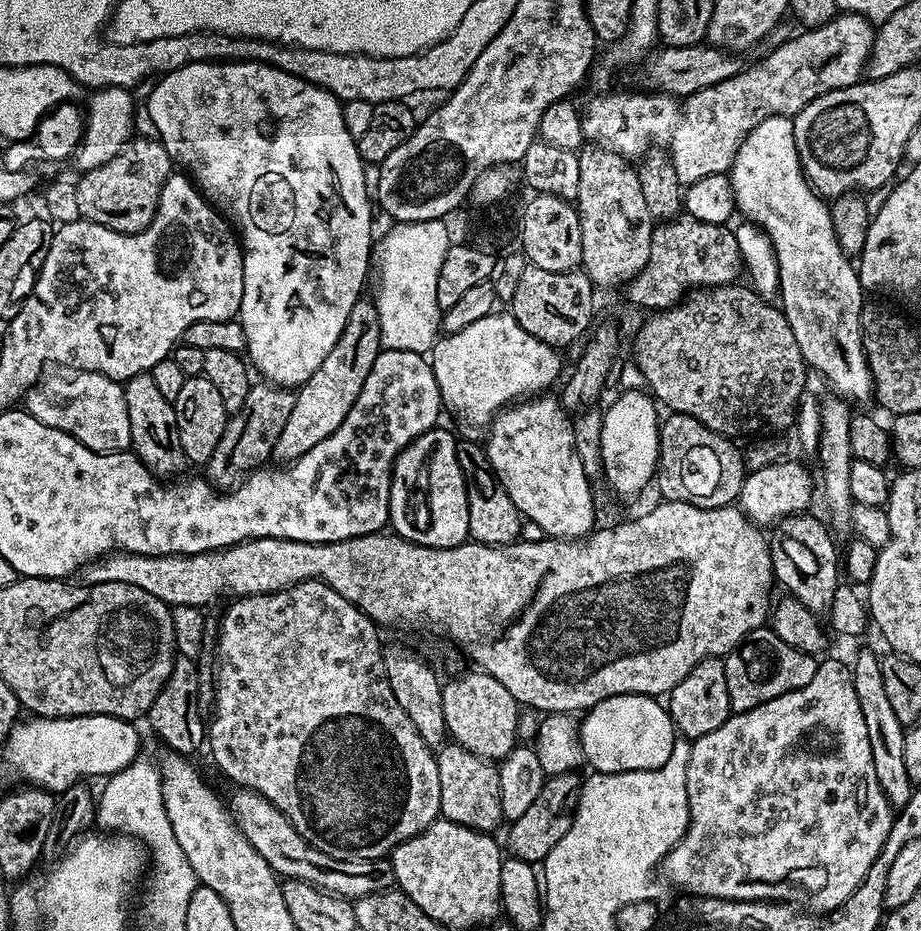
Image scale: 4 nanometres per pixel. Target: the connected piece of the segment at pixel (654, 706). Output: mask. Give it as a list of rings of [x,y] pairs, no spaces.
[[[611,696],[587,709],[583,716],[579,721],[580,745],[584,751],[585,761],[589,765],[593,764],[591,767],[597,772],[637,772],[660,768],[666,762],[666,758],[670,758],[670,750],[674,750],[674,742],[678,739],[672,719],[668,717],[667,707],[654,696]]]

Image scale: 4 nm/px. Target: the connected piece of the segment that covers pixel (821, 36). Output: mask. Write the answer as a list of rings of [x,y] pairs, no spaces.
[[[839,13],[821,27],[801,31],[801,36],[793,35],[782,44],[777,44],[761,58],[757,64],[741,67],[738,74],[718,82],[698,94],[687,97],[680,110],[680,121],[670,141],[670,162],[678,174],[681,185],[687,186],[710,175],[722,175],[729,171],[738,154],[743,140],[760,122],[772,115],[795,117],[814,98],[822,94],[844,89],[859,83],[870,50],[873,48],[875,27],[867,18],[858,14]]]

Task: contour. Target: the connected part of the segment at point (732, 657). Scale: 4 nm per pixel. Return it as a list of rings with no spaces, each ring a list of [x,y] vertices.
[[[767,627],[756,629],[733,652],[723,657],[726,670],[726,690],[730,690],[730,706],[733,713],[749,712],[770,698],[778,698],[787,692],[798,690],[814,678],[818,667],[817,657],[806,654],[778,638]]]

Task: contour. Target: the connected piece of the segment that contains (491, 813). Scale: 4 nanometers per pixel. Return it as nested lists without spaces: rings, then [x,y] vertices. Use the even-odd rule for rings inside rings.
[[[455,742],[445,743],[435,757],[440,783],[440,816],[479,832],[495,833],[495,828],[504,820],[498,786],[499,767],[478,754],[470,754],[470,750]]]

